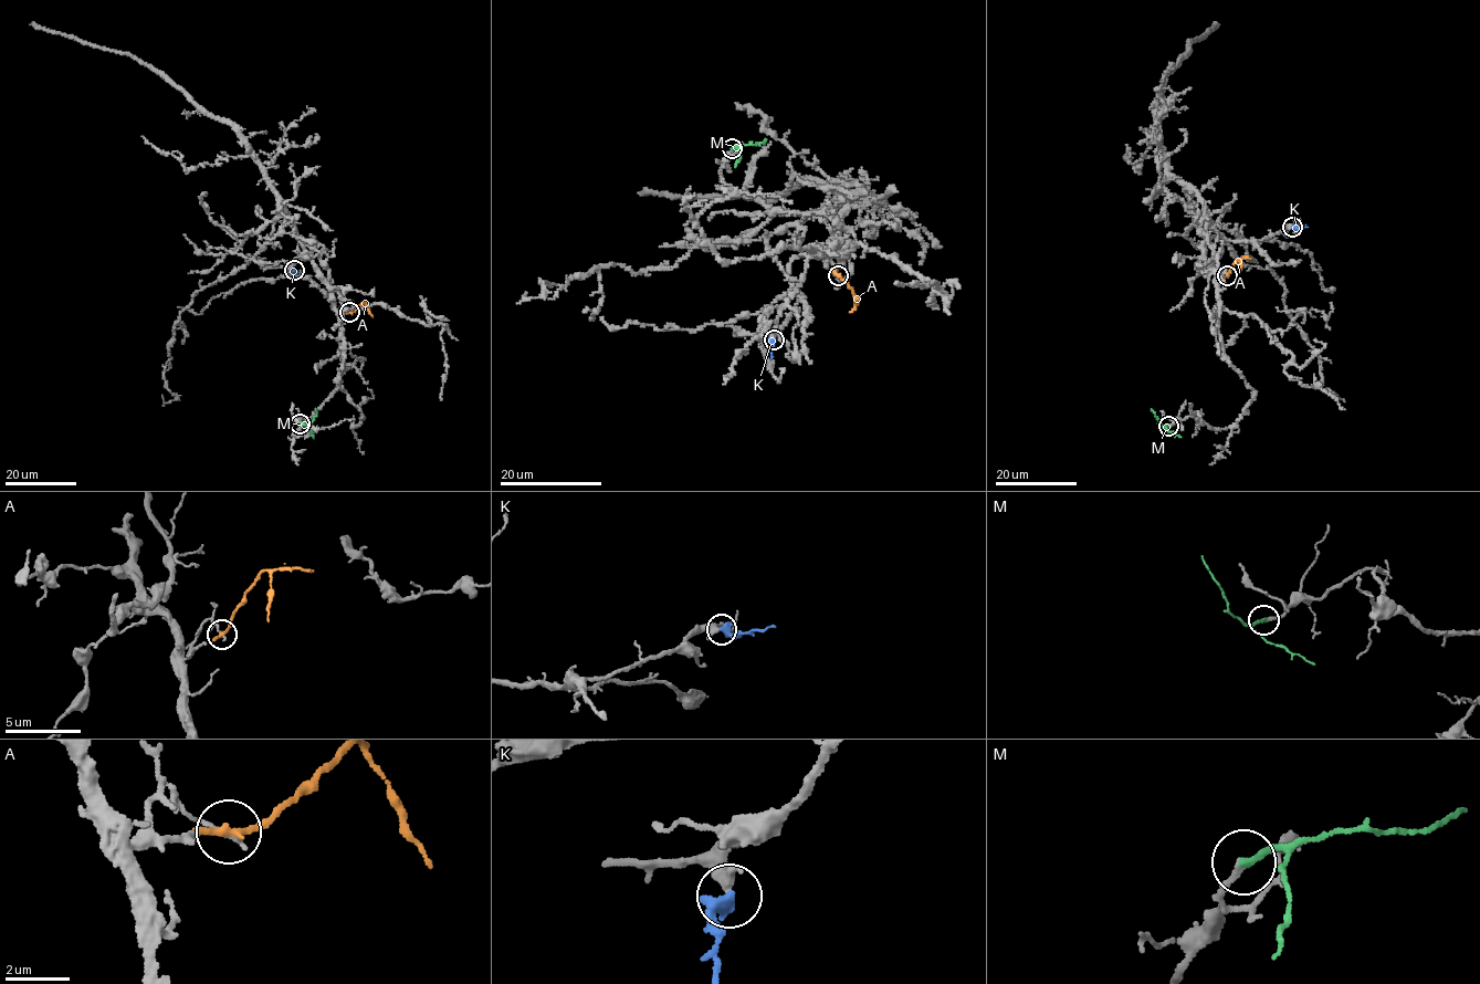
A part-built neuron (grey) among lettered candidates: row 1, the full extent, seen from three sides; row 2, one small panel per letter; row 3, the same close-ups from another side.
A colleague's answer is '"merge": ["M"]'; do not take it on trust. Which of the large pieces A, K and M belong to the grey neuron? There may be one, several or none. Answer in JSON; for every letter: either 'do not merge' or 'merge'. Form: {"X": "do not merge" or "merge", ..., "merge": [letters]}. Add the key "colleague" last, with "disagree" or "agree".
{"A": "do not merge", "K": "do not merge", "M": "merge", "merge": ["M"], "colleague": "agree"}

